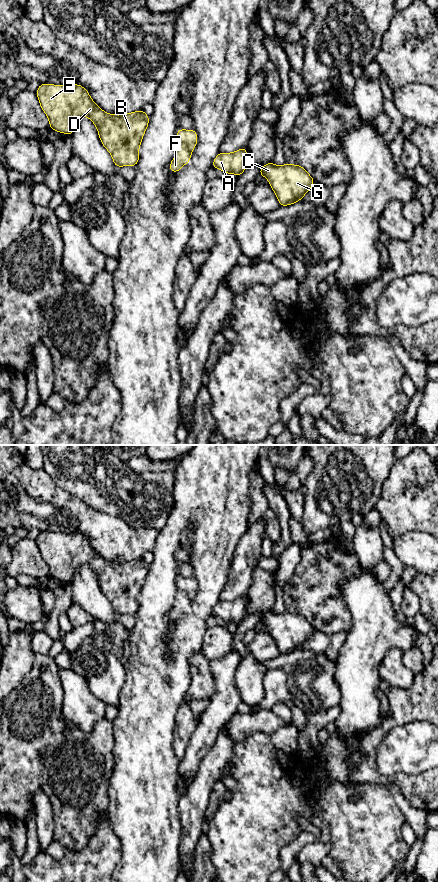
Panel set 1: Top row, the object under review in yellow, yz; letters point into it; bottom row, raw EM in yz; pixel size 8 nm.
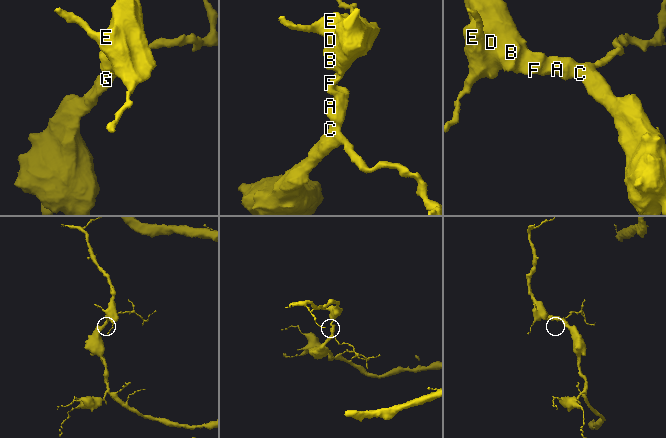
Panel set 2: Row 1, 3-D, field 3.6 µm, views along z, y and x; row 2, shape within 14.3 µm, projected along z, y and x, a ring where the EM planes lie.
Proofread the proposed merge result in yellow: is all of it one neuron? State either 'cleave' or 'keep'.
keep

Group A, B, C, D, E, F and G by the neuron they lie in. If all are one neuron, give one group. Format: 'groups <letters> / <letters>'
groups A B C D E F G

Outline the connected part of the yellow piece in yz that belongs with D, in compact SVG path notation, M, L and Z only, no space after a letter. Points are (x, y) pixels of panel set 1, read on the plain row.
M43 531L39 533L36 542L48 565L50 578L72 584L79 567L87 564L97 575L99 586L111 602L115 614L136 614L139 609L139 595L149 572L149 564L143 558L122 563L108 562L95 552L88 539L79 532L65 534Z

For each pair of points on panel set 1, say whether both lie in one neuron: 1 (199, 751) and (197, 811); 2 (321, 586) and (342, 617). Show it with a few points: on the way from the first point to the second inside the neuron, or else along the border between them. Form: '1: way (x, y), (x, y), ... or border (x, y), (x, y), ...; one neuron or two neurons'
1: border (211, 749), (201, 761), (195, 777), (187, 790); two neurons
2: way (321, 594), (334, 609); one neuron

